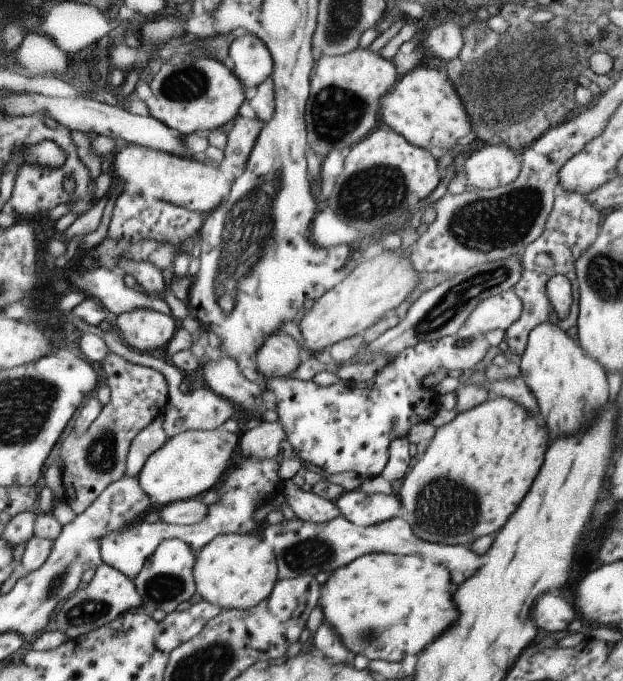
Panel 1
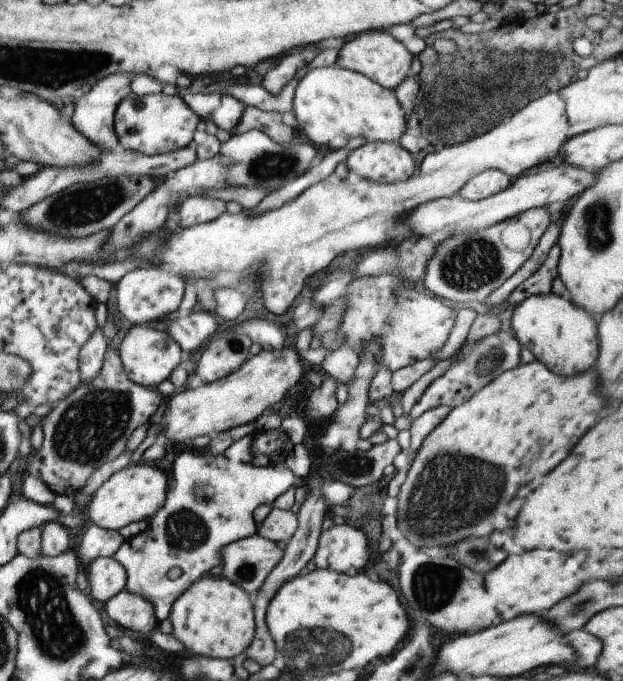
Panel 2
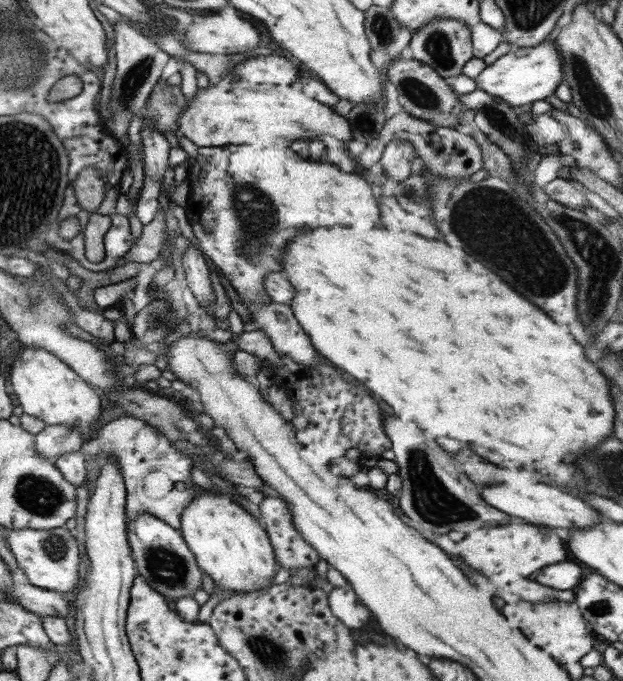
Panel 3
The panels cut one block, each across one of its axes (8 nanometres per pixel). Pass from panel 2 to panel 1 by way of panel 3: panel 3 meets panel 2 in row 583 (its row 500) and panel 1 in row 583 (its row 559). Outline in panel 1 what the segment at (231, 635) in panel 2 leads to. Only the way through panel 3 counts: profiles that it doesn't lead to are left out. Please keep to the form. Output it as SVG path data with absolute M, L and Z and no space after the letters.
M253 532L215 536L196 553L192 576L196 592L205 602L217 604L221 611L227 608L249 609L267 598L277 580L273 548Z

